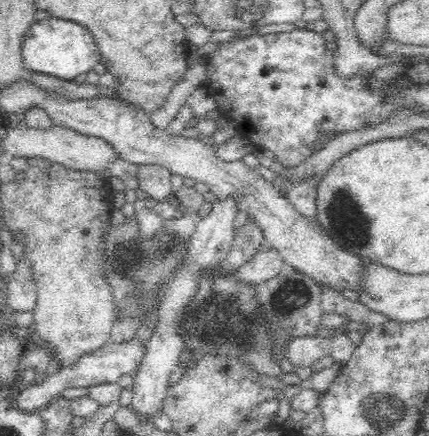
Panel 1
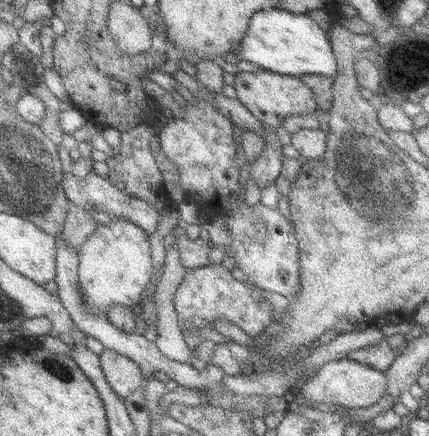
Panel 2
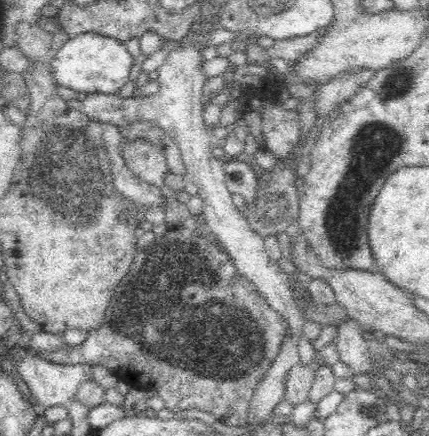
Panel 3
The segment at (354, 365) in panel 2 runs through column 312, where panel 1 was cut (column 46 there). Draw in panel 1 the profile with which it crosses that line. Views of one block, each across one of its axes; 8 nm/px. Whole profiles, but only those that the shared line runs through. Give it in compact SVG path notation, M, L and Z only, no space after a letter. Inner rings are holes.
M136 334L126 340L118 340L118 342L108 340L108 344L104 348L100 348L98 352L94 352L90 356L84 356L80 360L78 368L64 368L64 370L52 368L40 382L24 386L24 392L18 396L16 408L20 412L40 412L40 410L48 408L54 402L54 398L58 398L68 388L92 388L92 386L100 386L100 384L128 382L136 374L138 366L142 364L142 360L146 356L146 348L148 346L144 346L142 338Z

